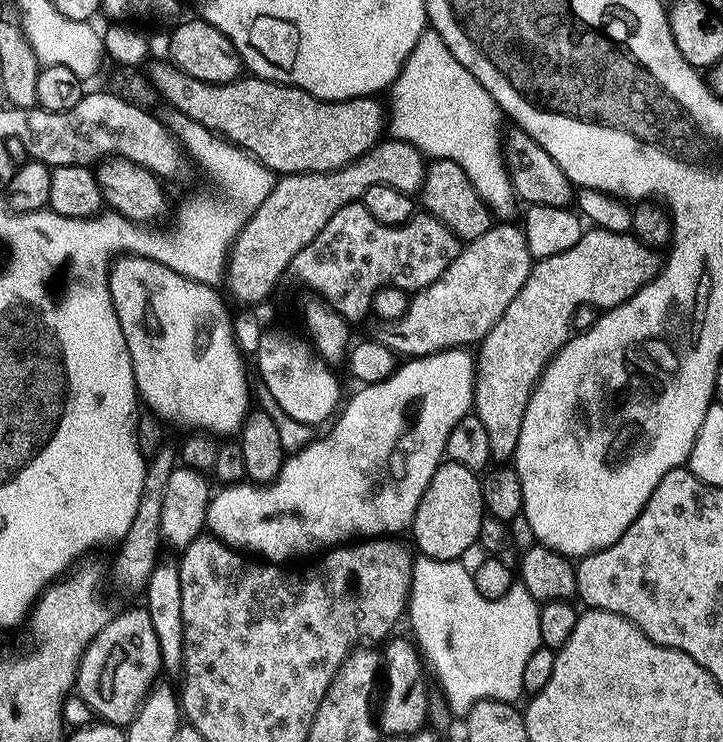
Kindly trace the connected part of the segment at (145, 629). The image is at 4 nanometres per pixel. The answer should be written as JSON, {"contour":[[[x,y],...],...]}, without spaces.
{"contour":[[[140,606],[140,608],[132,608],[129,612],[122,613],[121,616],[120,613],[113,615],[107,626],[90,642],[90,646],[80,659],[75,691],[101,721],[127,726],[136,717],[140,703],[146,699],[148,691],[157,683],[158,677],[156,675],[161,675],[161,672],[158,634],[154,632],[147,607]]]}

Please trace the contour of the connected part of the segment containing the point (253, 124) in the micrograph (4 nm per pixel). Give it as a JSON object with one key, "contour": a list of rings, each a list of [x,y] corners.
{"contour":[[[167,59],[154,60],[147,65],[147,79],[150,84],[152,79],[151,87],[158,88],[179,115],[189,116],[217,136],[243,148],[274,174],[338,170],[366,154],[386,128],[385,105],[383,108],[376,101],[379,99],[372,96],[319,100],[301,88],[251,74],[225,84],[202,82]]]}

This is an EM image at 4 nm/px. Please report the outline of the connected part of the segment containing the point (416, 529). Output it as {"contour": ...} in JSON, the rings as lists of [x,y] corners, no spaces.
{"contour":[[[445,459],[430,478],[422,502],[412,519],[410,535],[416,539],[415,551],[431,560],[460,560],[463,552],[478,541],[478,530],[482,530],[485,518],[484,499],[482,498],[481,477],[458,466],[458,462]]]}

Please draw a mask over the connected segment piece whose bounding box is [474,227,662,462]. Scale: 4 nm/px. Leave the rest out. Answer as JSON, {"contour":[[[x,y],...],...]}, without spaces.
{"contour":[[[600,227],[585,231],[584,237],[570,250],[554,254],[545,260],[536,260],[532,273],[526,278],[522,290],[514,294],[514,302],[506,306],[506,314],[498,318],[494,330],[480,341],[475,353],[476,391],[474,393],[474,415],[486,426],[490,434],[490,454],[493,461],[508,462],[515,457],[518,434],[522,430],[522,418],[530,402],[532,392],[540,381],[540,375],[562,350],[562,346],[573,335],[572,316],[583,303],[599,305],[599,300],[619,302],[629,300],[642,286],[655,278],[662,267],[662,260],[653,249],[647,248],[635,235],[608,232]]]}

